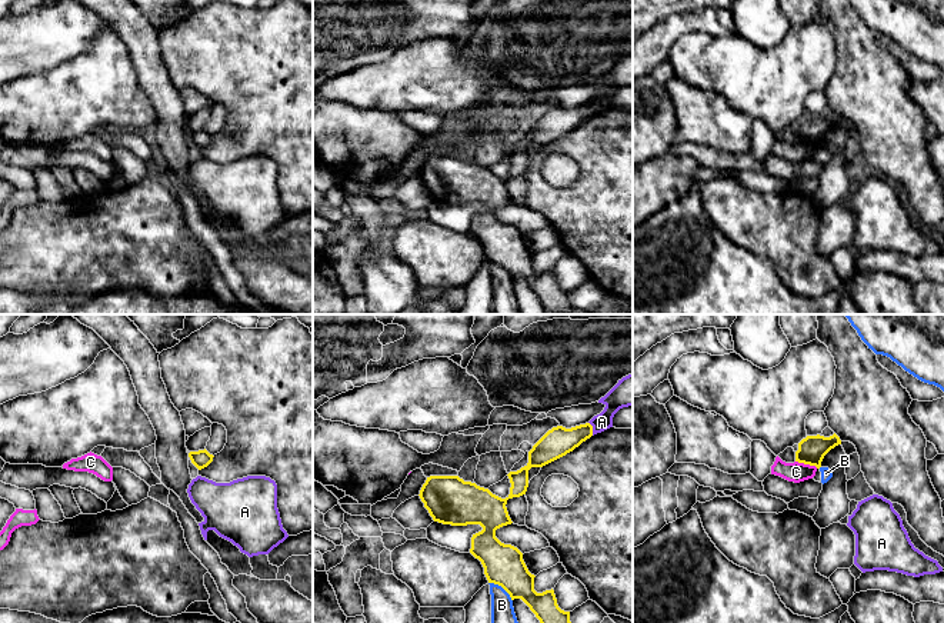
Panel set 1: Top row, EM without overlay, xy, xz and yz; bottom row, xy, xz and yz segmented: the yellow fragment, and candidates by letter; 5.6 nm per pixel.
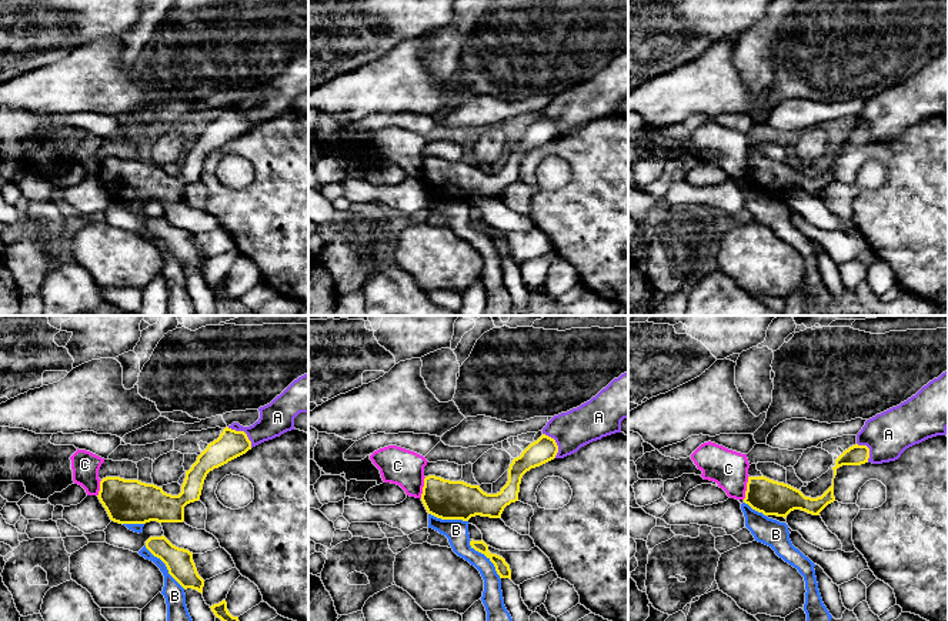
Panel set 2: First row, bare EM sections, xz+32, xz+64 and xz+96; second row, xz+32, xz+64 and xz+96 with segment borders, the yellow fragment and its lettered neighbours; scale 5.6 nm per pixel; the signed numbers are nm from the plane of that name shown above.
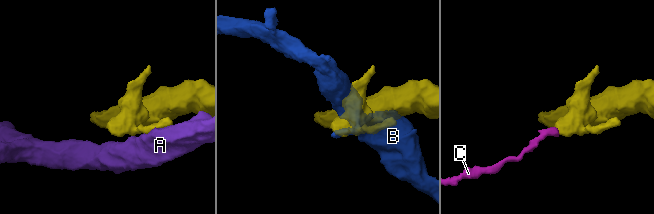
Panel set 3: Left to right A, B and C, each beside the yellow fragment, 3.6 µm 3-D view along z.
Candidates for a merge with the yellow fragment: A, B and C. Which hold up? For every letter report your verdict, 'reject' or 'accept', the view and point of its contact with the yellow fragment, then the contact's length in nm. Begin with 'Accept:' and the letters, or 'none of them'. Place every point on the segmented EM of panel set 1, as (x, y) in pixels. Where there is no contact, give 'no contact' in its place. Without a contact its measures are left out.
Accept: none of them
A: reject; contact xz (591, 429); length 80 nm
B: reject; contact xz (501, 586); length 170 nm
C: reject; contact yz (807, 463); length 130 nm

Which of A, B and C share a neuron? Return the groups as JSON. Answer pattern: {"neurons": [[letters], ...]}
{"neurons": [["A"], ["B"], ["C"]]}

